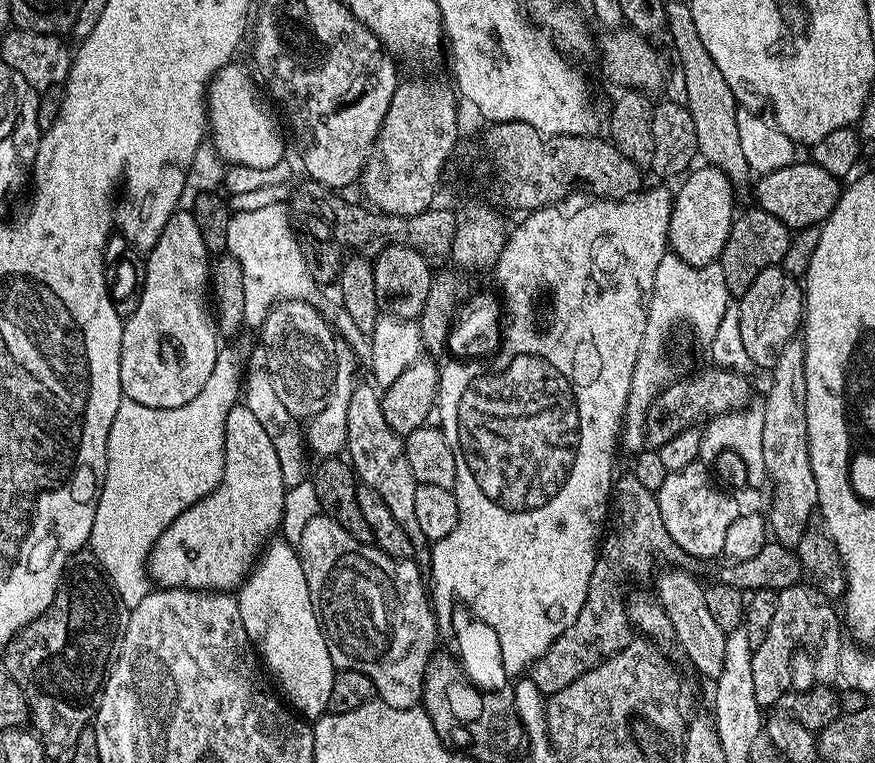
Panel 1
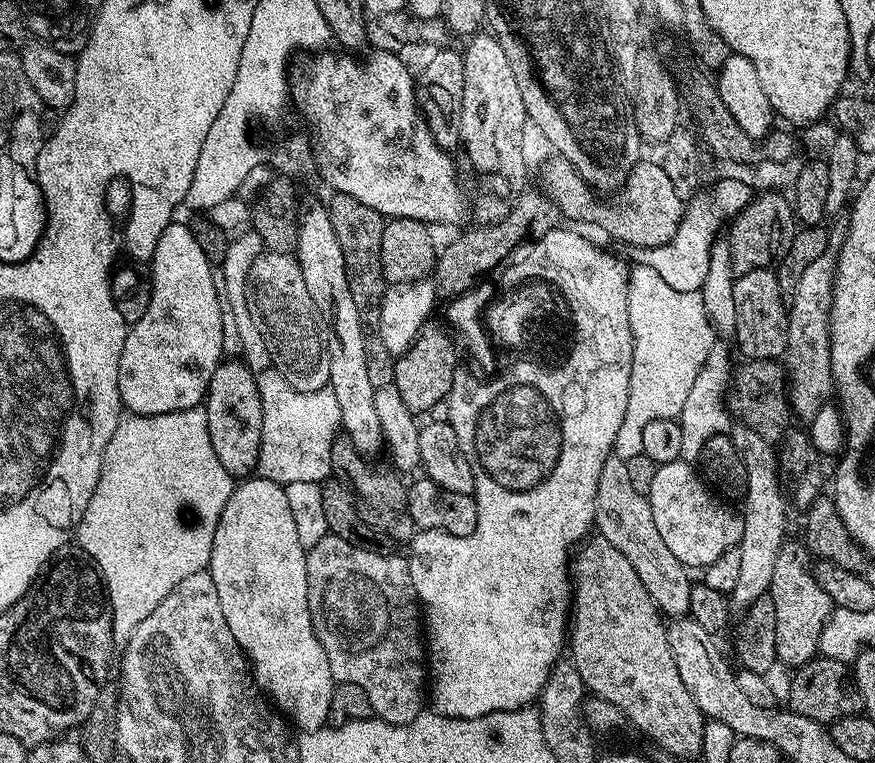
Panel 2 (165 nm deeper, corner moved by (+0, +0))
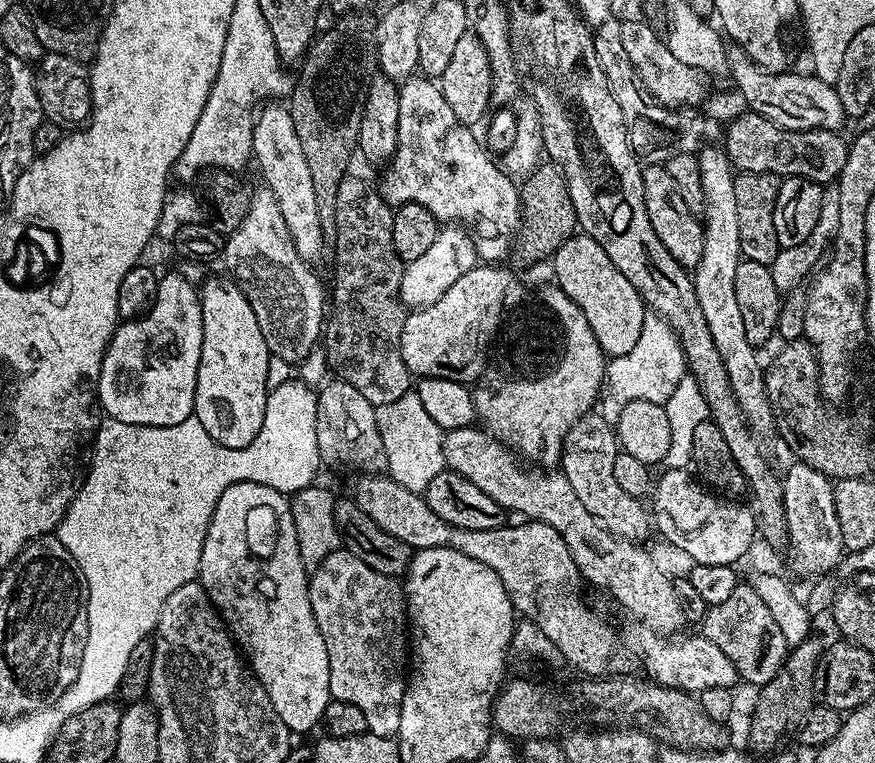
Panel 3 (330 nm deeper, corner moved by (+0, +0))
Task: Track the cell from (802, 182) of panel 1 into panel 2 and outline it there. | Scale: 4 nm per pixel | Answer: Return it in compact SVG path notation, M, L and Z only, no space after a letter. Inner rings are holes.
M743 177L724 178L718 181L709 191L699 189L685 203L682 222L678 230L662 246L647 251L647 267L652 268L666 286L683 293L700 292L710 270L710 250L716 243L724 218L734 218L754 198L754 190Z

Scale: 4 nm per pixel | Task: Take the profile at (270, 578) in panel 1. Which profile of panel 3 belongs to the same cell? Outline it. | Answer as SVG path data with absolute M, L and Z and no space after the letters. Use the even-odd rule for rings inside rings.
M243 480L229 484L222 498L218 498L218 506L213 508L214 514L202 542L198 583L206 590L256 679L266 694L270 694L270 702L274 702L274 710L278 710L278 718L282 718L289 733L308 732L323 721L326 706L333 698L330 694L330 658L310 606L310 572L299 553L291 499L265 484Z

